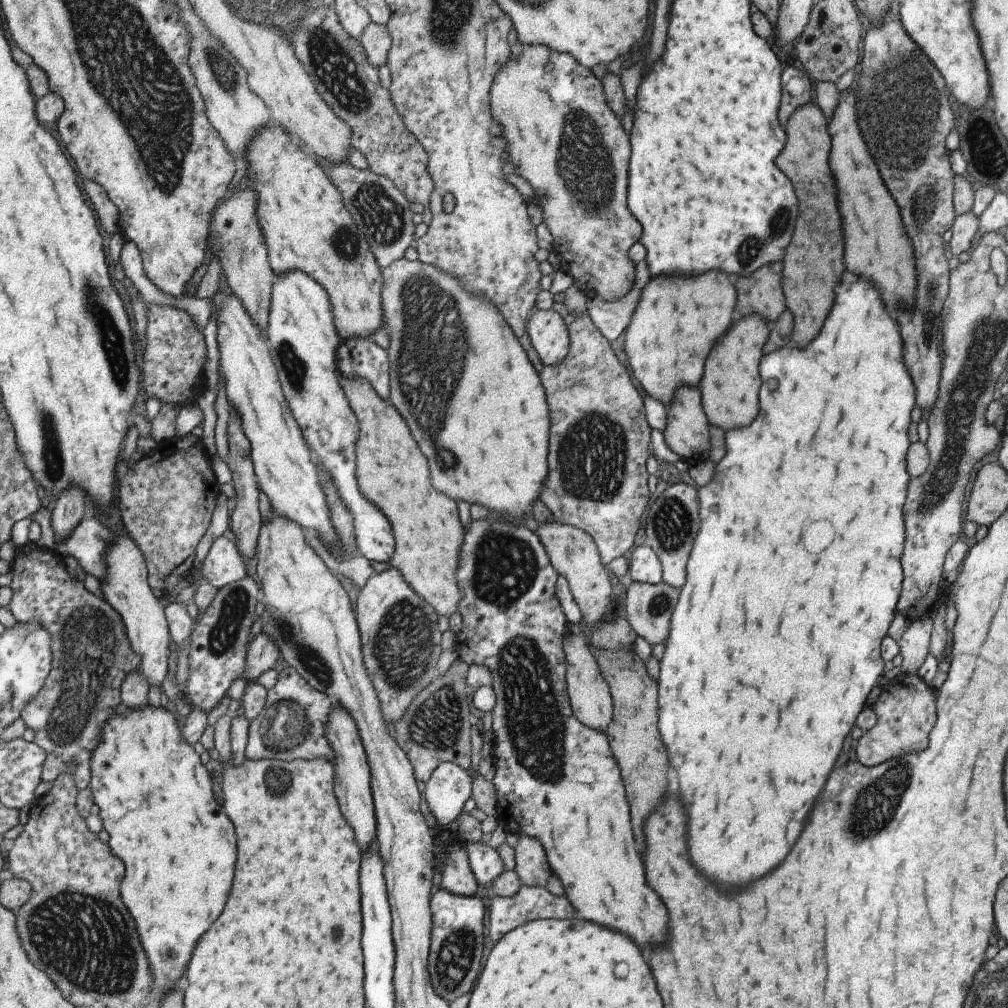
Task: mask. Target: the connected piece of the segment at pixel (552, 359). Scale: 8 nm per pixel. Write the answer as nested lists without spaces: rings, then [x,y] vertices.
[[[535,308],[526,323],[526,332],[544,367],[557,366],[565,359],[569,348],[568,329],[557,311]]]

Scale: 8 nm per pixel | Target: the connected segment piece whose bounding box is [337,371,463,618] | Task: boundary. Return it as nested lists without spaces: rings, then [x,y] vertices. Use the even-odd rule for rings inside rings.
[[[337,371],[337,374],[339,374],[339,386],[343,388],[359,426],[357,444],[355,444],[355,482],[363,498],[379,506],[381,514],[389,520],[394,537],[394,552],[387,562],[391,562],[391,566],[399,570],[405,583],[433,608],[437,616],[449,618],[457,612],[457,606],[461,600],[455,572],[459,566],[459,544],[463,538],[463,530],[461,530],[455,502],[431,486],[427,460],[421,456],[403,418],[397,414],[395,408],[387,401],[383,402],[363,378],[353,378],[353,376],[347,378],[340,371]]]

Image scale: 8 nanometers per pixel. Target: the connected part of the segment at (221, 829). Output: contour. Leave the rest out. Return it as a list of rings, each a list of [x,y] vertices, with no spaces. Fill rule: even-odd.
[[[145,706],[139,710],[125,711],[121,708],[121,712],[115,714],[115,718],[111,718],[111,722],[107,722],[106,729],[103,730],[103,736],[99,740],[99,746],[95,748],[95,754],[91,758],[91,766],[93,766],[93,778],[91,778],[91,792],[95,803],[101,806],[101,818],[105,822],[105,830],[111,834],[111,850],[115,850],[115,854],[119,854],[119,858],[123,858],[123,862],[127,862],[127,878],[123,882],[123,898],[127,902],[127,908],[131,910],[131,914],[135,914],[141,938],[143,938],[143,946],[147,948],[147,958],[151,962],[154,974],[154,990],[151,1000],[163,1002],[165,994],[169,990],[175,990],[180,984],[181,974],[185,972],[191,950],[195,948],[197,938],[209,928],[209,924],[219,916],[231,880],[233,880],[233,862],[235,862],[235,834],[233,834],[233,826],[227,820],[227,816],[221,812],[221,808],[217,806],[217,802],[213,800],[213,792],[211,792],[211,778],[207,774],[207,770],[203,768],[199,756],[193,752],[191,745],[183,742],[183,734],[179,728],[180,722],[177,722],[178,716],[175,711],[165,710],[155,706]]]

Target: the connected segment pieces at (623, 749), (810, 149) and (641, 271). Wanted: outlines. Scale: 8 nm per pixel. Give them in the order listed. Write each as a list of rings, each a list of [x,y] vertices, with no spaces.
[[[631,647],[597,650],[593,656],[597,670],[609,688],[612,702],[611,722],[606,730],[607,742],[621,770],[635,842],[641,842],[641,822],[667,790],[667,752],[663,750],[663,742],[657,732],[656,680],[647,674],[641,658]]]
[[[803,103],[783,126],[785,142],[775,166],[791,181],[797,205],[795,226],[782,256],[780,285],[793,320],[791,340],[805,346],[821,328],[833,300],[833,284],[843,272],[843,239],[836,209],[836,190],[828,168],[830,136],[827,122],[816,104]]]
[[[639,260],[635,265],[635,282],[631,290],[615,302],[603,301],[599,296],[588,296],[585,308],[588,318],[599,334],[609,343],[617,341],[626,329],[631,311],[637,304],[638,294],[647,280],[647,262]]]

